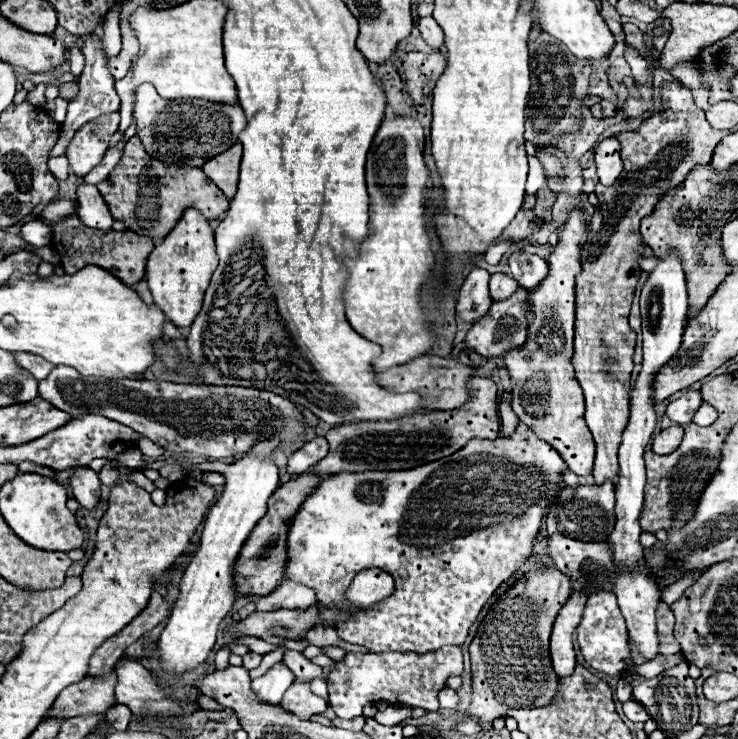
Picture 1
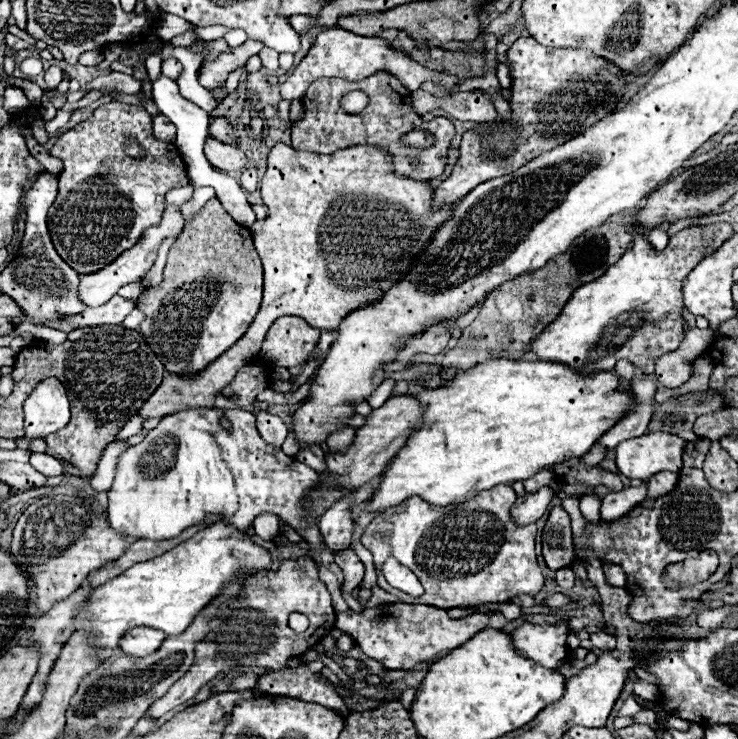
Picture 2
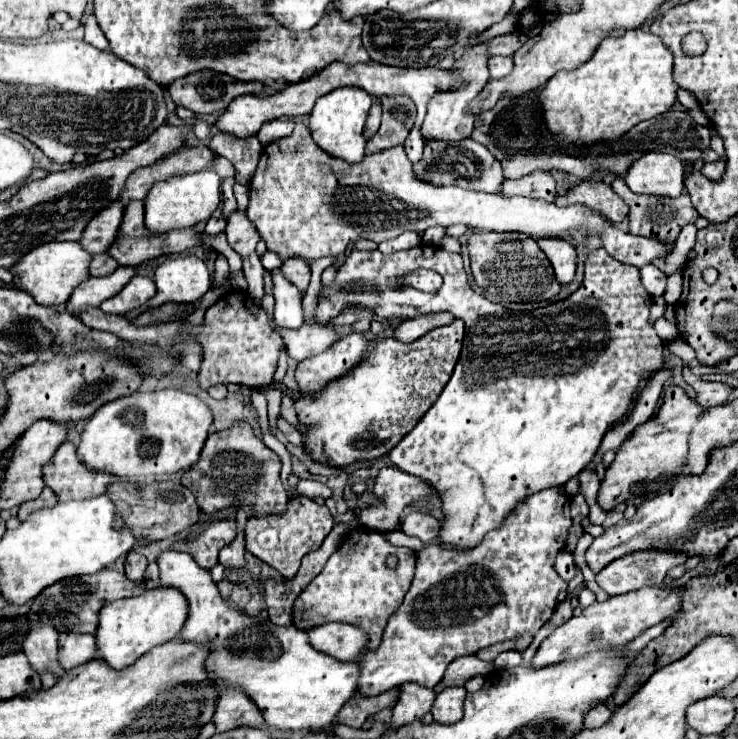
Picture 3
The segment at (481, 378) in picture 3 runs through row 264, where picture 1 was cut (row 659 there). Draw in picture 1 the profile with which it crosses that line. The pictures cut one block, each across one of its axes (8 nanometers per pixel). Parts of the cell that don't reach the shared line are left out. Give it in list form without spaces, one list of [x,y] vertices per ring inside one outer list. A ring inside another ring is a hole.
[[[598,590],[596,594],[592,594],[586,602],[584,608],[584,616],[582,622],[578,626],[578,642],[580,642],[580,650],[584,654],[584,660],[598,672],[606,674],[606,676],[622,676],[624,672],[628,672],[628,638],[626,638],[626,628],[624,620],[620,622],[620,610],[618,604],[612,600],[612,592],[606,590]],[[444,646],[436,652],[418,656],[418,654],[360,654],[348,652],[336,668],[328,674],[328,704],[338,718],[356,718],[362,716],[362,708],[370,702],[386,700],[390,704],[420,706],[424,710],[438,710],[438,694],[448,688],[450,676],[462,676],[462,650],[460,646]]]

